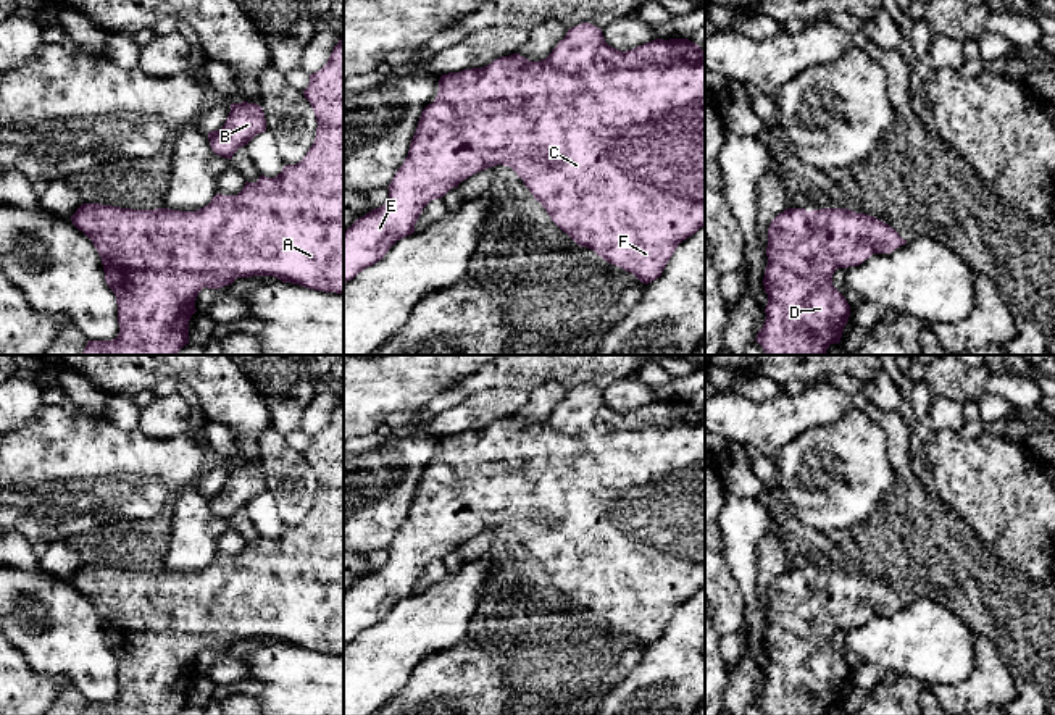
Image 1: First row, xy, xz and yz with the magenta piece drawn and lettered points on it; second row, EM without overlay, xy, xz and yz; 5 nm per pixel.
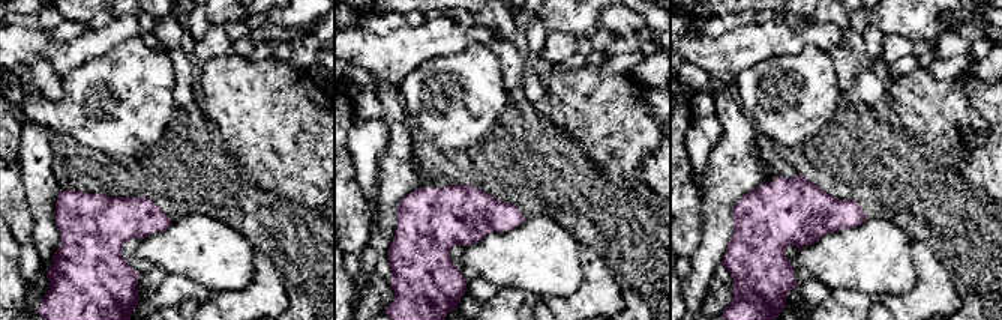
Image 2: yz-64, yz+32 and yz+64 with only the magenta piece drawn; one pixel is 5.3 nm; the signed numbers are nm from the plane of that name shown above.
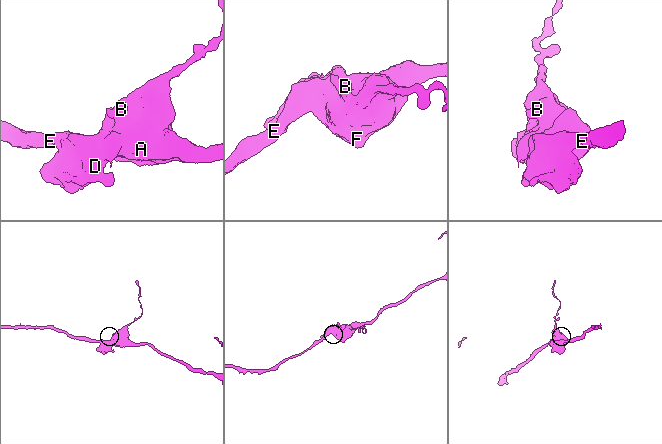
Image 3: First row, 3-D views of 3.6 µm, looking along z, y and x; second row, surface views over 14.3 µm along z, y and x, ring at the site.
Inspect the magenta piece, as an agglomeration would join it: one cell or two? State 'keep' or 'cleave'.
keep

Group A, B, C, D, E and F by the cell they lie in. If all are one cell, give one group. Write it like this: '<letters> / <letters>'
A B C D E F

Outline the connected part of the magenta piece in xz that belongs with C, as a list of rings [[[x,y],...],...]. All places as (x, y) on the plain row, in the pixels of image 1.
[[[582,384],[568,391],[565,400],[558,403],[545,421],[529,423],[519,415],[513,415],[500,418],[484,429],[442,436],[437,458],[423,471],[408,518],[387,549],[387,563],[358,579],[344,592],[344,646],[365,629],[382,621],[397,602],[413,596],[423,570],[431,562],[442,560],[450,550],[458,549],[461,542],[497,526],[510,528],[523,541],[534,560],[542,565],[552,583],[578,607],[587,608],[605,623],[632,634],[644,646],[655,642],[661,638],[678,607],[700,589],[705,589],[705,413],[689,400],[655,400],[632,412],[621,413],[605,403],[602,391],[590,384]]]

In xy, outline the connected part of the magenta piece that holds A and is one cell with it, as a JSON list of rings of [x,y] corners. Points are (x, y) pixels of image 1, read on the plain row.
[[[344,395],[327,424],[310,436],[303,452],[316,478],[316,499],[302,523],[286,526],[276,539],[260,537],[237,557],[216,555],[197,573],[169,570],[132,571],[82,565],[71,578],[97,610],[108,649],[116,657],[119,696],[111,702],[89,702],[82,715],[177,715],[189,705],[189,683],[203,649],[219,650],[237,639],[274,638],[282,644],[344,655]]]

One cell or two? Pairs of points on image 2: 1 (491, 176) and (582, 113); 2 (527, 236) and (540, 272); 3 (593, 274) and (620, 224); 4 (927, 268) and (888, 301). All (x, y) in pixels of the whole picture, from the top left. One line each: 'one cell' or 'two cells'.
1: one cell
2: one cell
3: two cells
4: one cell

